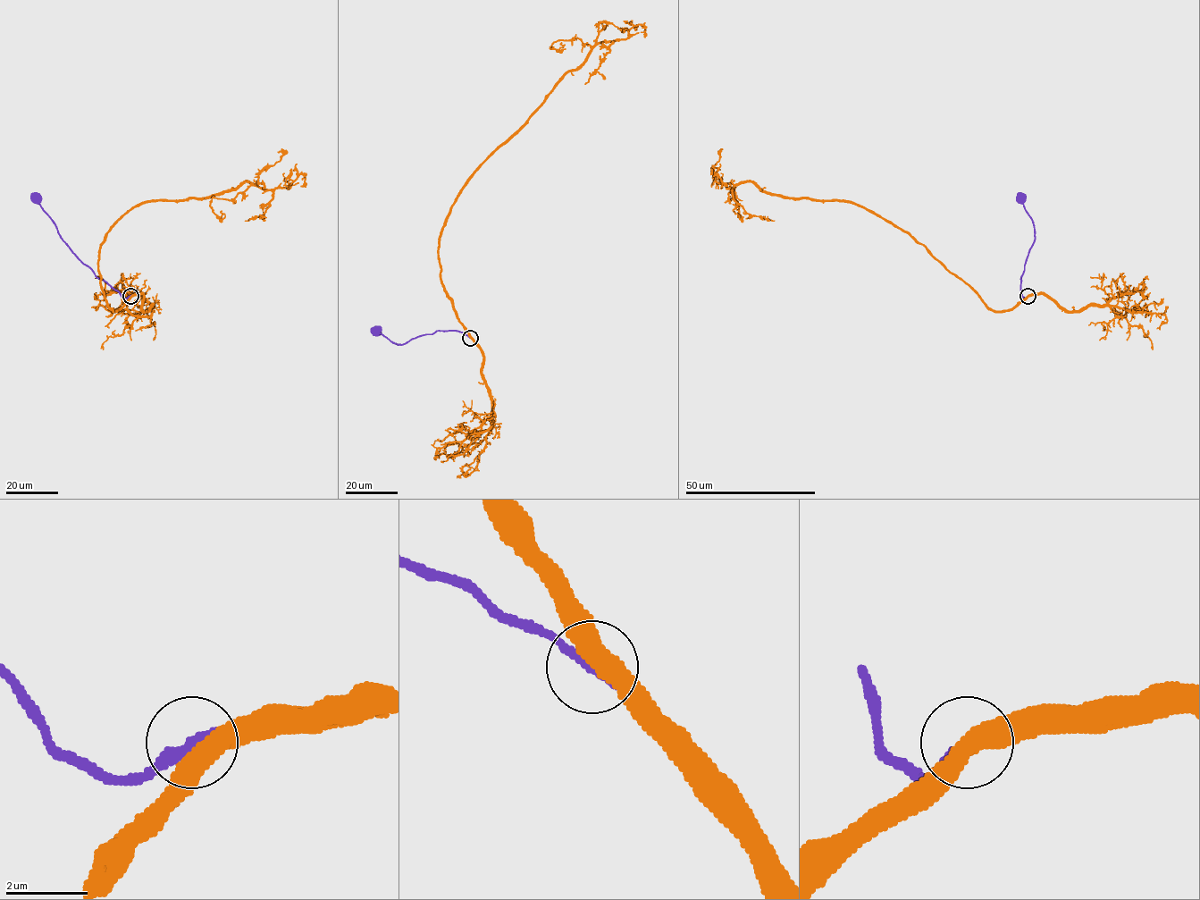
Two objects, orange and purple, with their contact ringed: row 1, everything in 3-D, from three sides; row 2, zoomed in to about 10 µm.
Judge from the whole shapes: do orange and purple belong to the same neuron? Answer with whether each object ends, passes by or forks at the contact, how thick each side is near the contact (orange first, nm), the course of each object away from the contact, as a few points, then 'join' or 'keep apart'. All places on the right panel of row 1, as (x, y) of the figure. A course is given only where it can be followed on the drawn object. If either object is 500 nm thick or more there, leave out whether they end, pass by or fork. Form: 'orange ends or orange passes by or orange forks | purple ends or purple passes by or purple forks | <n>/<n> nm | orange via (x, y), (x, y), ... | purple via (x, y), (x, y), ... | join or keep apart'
orange passes by | purple ends | 440/320 nm | orange via (1027, 296), (992, 310), (923, 245), (860, 206), (783, 198), (751, 181), (734, 187), (745, 211), (774, 221) | purple via (1027, 296), (1025, 298), (1022, 296), (1021, 276), (1035, 239), (1034, 222), (1020, 197) | join

